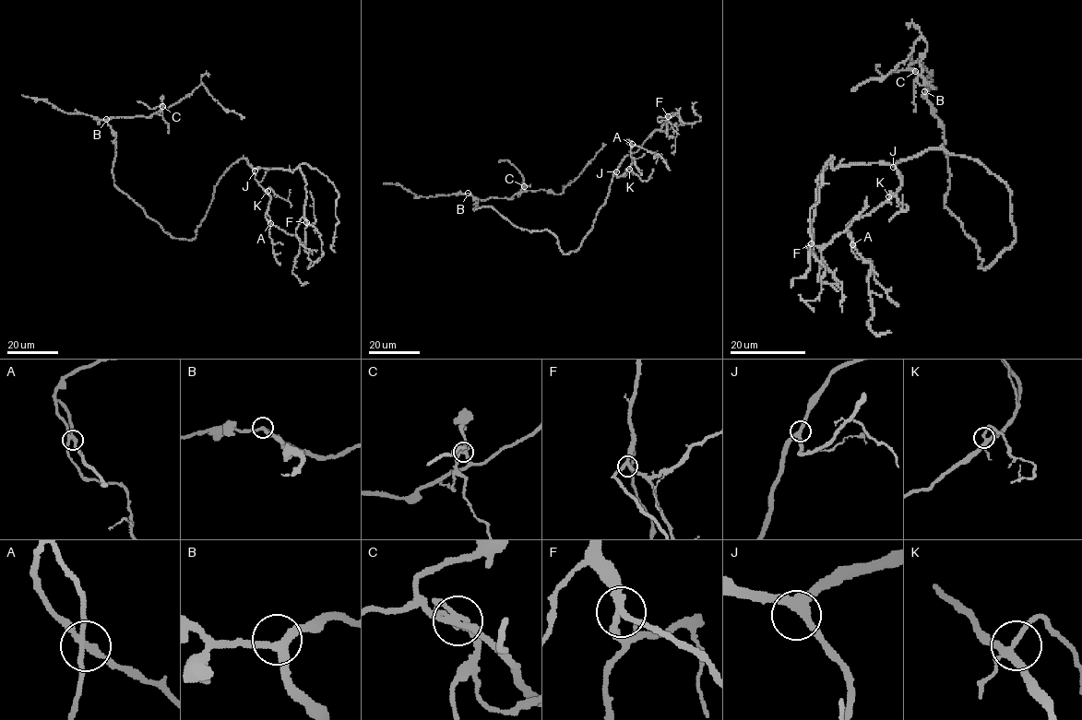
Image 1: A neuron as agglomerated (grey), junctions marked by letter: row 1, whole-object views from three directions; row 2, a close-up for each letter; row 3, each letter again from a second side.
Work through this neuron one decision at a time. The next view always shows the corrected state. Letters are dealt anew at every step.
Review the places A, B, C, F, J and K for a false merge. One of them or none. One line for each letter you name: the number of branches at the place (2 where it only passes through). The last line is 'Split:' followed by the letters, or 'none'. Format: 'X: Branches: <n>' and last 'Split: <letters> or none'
C: Branches: 4
Split: C

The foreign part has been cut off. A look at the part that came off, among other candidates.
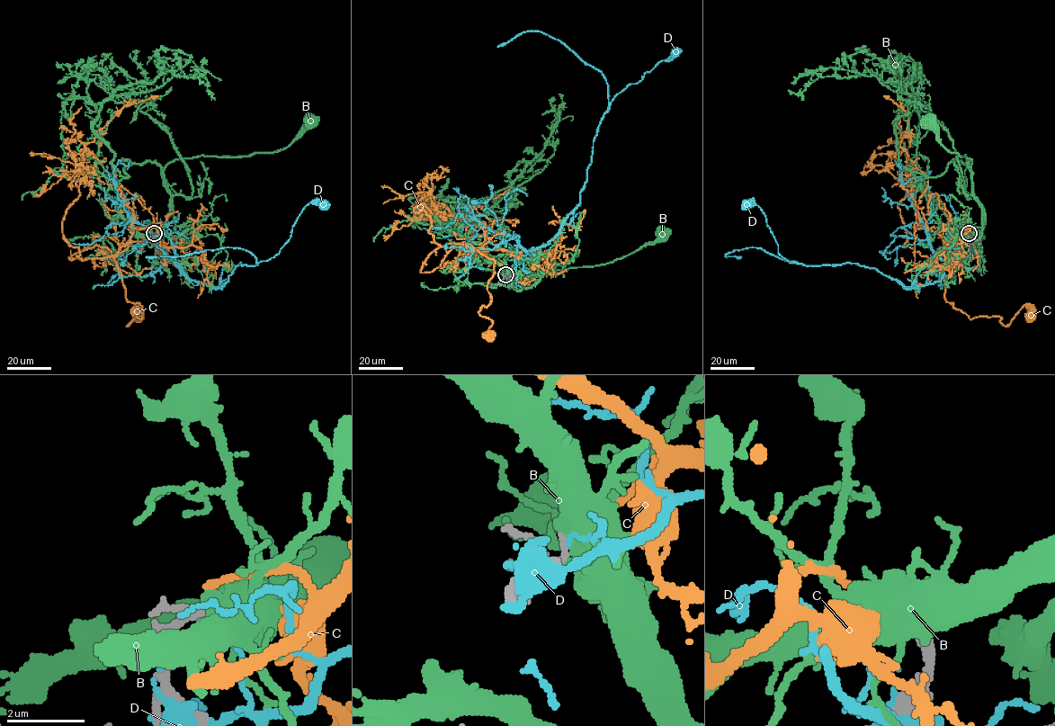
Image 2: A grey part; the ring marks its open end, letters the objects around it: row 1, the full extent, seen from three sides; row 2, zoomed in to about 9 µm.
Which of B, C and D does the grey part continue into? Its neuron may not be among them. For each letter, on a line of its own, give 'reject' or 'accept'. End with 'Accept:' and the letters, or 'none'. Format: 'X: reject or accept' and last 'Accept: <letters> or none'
B: reject
C: accept
D: reject
Accept: C

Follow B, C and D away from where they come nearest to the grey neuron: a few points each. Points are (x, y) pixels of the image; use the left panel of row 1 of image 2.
B: (155, 234), (164, 228), (169, 210), (171, 196), (163, 173), (169, 163), (200, 156), (275, 152), (313, 120)
C: (154, 233), (115, 255), (68, 258), (111, 251), (125, 298), (142, 308), (127, 325), (136, 306), (137, 316)
D: (155, 233), (168, 237), (190, 278), (221, 287), (239, 264), (279, 253), (309, 203), (324, 204)

